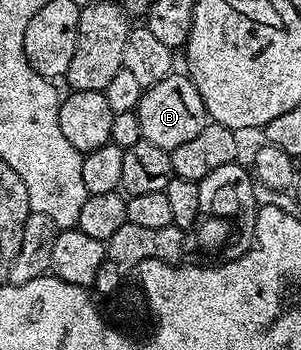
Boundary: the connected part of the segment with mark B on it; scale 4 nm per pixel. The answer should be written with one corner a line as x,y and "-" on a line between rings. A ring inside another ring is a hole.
174,71
166,79
147,86
134,112
141,138
169,151
196,138
198,131
202,131
202,127
210,123
208,112
202,103
202,95
198,95
198,87
191,77
180,71

